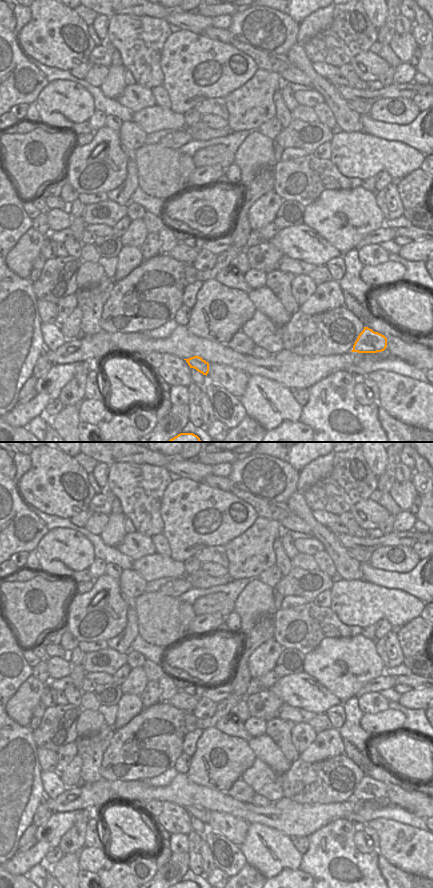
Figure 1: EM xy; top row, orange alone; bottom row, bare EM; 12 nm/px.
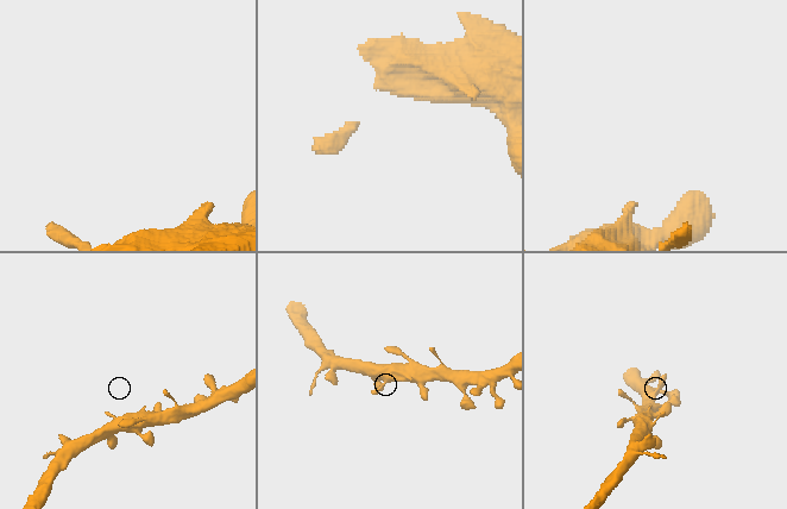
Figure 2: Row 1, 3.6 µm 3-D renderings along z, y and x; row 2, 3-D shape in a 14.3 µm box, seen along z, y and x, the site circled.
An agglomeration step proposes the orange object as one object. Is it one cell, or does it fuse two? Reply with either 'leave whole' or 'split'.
leave whole

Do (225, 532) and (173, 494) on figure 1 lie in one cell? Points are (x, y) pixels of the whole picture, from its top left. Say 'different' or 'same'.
same

